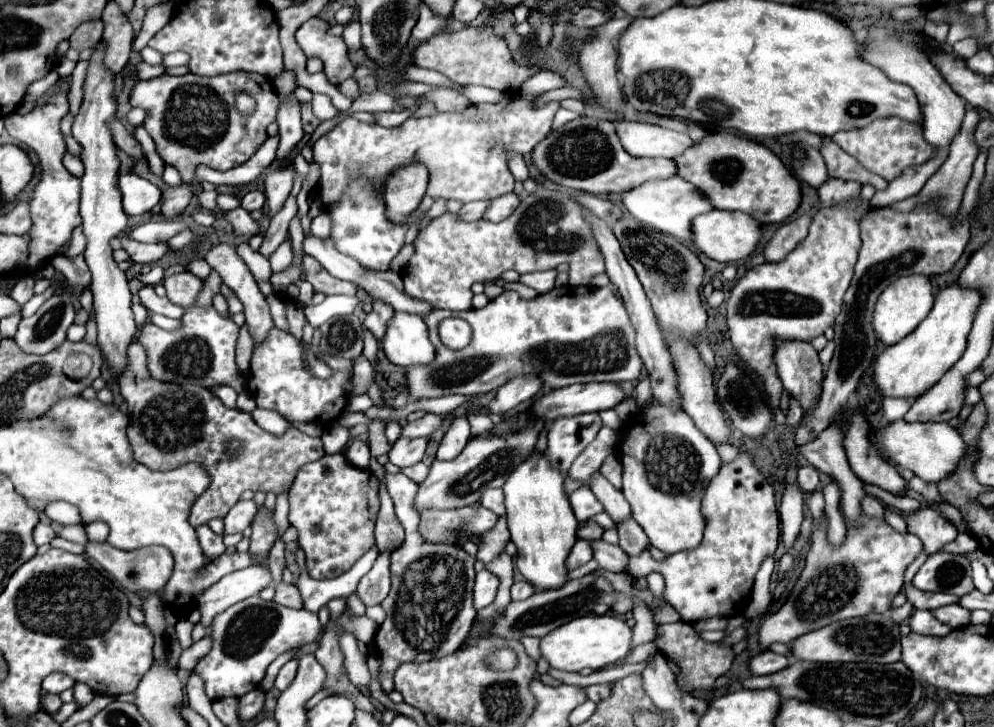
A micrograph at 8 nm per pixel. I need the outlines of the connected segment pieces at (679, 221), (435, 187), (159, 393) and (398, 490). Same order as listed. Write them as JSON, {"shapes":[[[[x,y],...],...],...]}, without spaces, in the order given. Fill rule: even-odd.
{"shapes":[[[[670,177],[668,181],[648,181],[628,193],[622,195],[626,209],[642,223],[648,225],[660,233],[668,233],[680,241],[690,241],[692,239],[692,219],[712,211],[712,203],[706,199],[706,195],[696,189],[692,183],[680,179],[680,177]]],[[[506,95],[500,103],[470,105],[456,113],[438,113],[434,117],[410,117],[398,127],[386,129],[382,125],[368,125],[354,117],[342,119],[332,131],[322,135],[314,145],[314,161],[320,165],[318,199],[324,209],[338,205],[346,195],[350,177],[366,177],[374,187],[382,189],[386,179],[408,163],[422,163],[430,173],[428,195],[458,199],[462,203],[476,199],[496,199],[504,193],[514,193],[514,177],[506,163],[506,151],[528,153],[550,131],[554,113],[560,103],[544,107],[532,105],[530,95]]],[[[132,341],[126,351],[128,363],[126,367],[118,373],[120,381],[120,391],[122,397],[128,403],[128,415],[130,415],[130,425],[128,425],[128,439],[134,449],[134,459],[140,461],[142,465],[154,469],[154,471],[166,471],[172,469],[172,463],[200,463],[204,471],[210,475],[210,485],[208,489],[194,501],[190,509],[190,525],[200,527],[206,525],[214,517],[226,517],[226,513],[236,505],[238,497],[244,491],[262,491],[262,493],[274,493],[280,495],[288,491],[294,483],[294,477],[298,469],[310,461],[316,461],[324,455],[322,441],[318,437],[310,437],[296,427],[288,427],[282,435],[272,435],[258,427],[252,419],[252,415],[242,413],[238,409],[228,409],[210,389],[198,387],[198,385],[168,385],[160,381],[152,381],[148,377],[146,369],[146,353],[144,347]],[[232,437],[240,437],[244,441],[244,449],[236,457],[228,457],[224,453],[224,443]]],[[[402,472],[392,475],[384,473],[384,485],[394,501],[396,517],[400,519],[406,539],[400,549],[390,557],[392,589],[388,597],[380,603],[386,611],[386,621],[380,625],[374,637],[374,649],[382,659],[378,671],[378,683],[384,693],[394,689],[394,673],[402,663],[424,663],[446,657],[460,649],[470,633],[476,617],[472,605],[472,581],[474,581],[474,557],[464,553],[464,549],[442,543],[426,543],[420,539],[418,523],[420,515],[412,513],[418,485]]]]}

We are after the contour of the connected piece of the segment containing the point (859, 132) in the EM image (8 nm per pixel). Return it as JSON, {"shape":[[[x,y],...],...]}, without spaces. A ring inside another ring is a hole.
{"shape":[[[882,117],[872,121],[872,125],[862,129],[850,129],[840,131],[832,137],[836,145],[840,145],[848,155],[858,159],[858,163],[868,169],[870,173],[876,173],[884,177],[886,181],[892,181],[902,175],[902,171],[910,165],[922,165],[930,159],[930,155],[936,153],[936,147],[930,145],[922,135],[922,125],[904,121],[900,117]]]}

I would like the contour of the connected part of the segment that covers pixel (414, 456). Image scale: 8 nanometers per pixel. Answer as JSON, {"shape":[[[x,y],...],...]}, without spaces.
{"shape":[[[400,437],[392,449],[390,449],[390,461],[394,465],[398,465],[400,469],[404,467],[410,467],[410,465],[416,465],[418,461],[422,461],[424,457],[424,451],[428,447],[428,437],[418,437],[418,439],[412,439],[412,437]]]}

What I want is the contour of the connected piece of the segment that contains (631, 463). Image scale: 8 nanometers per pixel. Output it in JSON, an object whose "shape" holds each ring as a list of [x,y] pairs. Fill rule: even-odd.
{"shape":[[[652,399],[644,411],[636,413],[632,419],[628,419],[626,425],[622,425],[618,453],[624,467],[622,493],[630,503],[632,517],[648,535],[650,545],[668,555],[678,553],[680,549],[694,549],[696,545],[700,545],[704,531],[704,517],[700,513],[704,485],[708,485],[708,477],[714,477],[716,469],[720,469],[722,465],[714,443],[694,425],[694,421],[682,409]]]}

